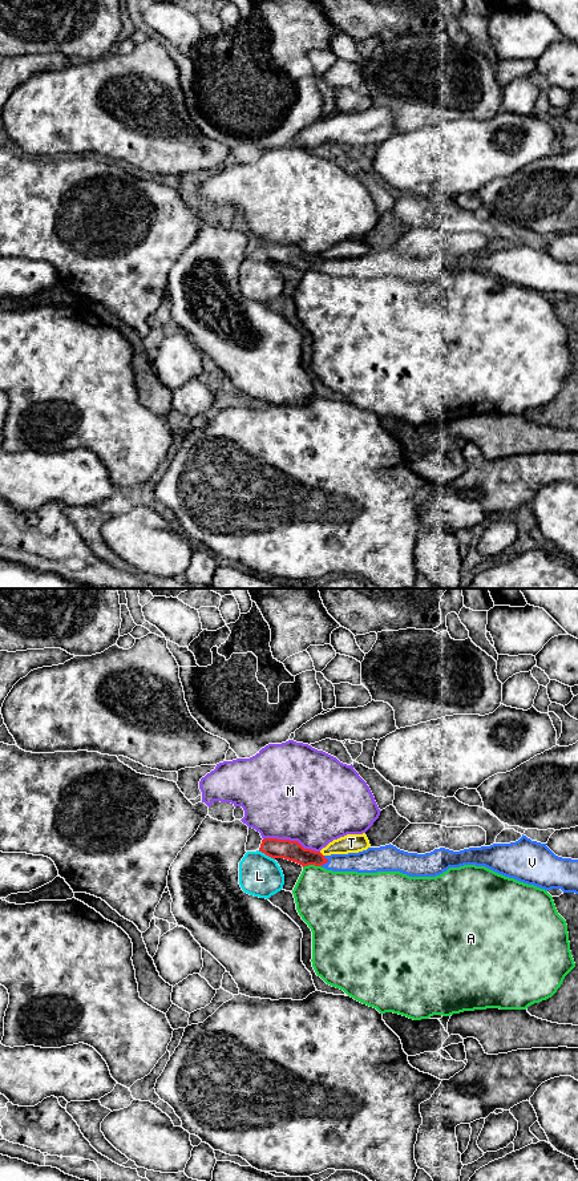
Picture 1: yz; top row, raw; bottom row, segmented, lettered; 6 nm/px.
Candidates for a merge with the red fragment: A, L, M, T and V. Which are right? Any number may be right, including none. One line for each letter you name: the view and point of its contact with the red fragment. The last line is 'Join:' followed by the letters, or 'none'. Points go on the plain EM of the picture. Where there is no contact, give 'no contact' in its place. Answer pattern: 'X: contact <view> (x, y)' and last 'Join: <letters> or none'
V: contact yz (326, 267)
Join: V

